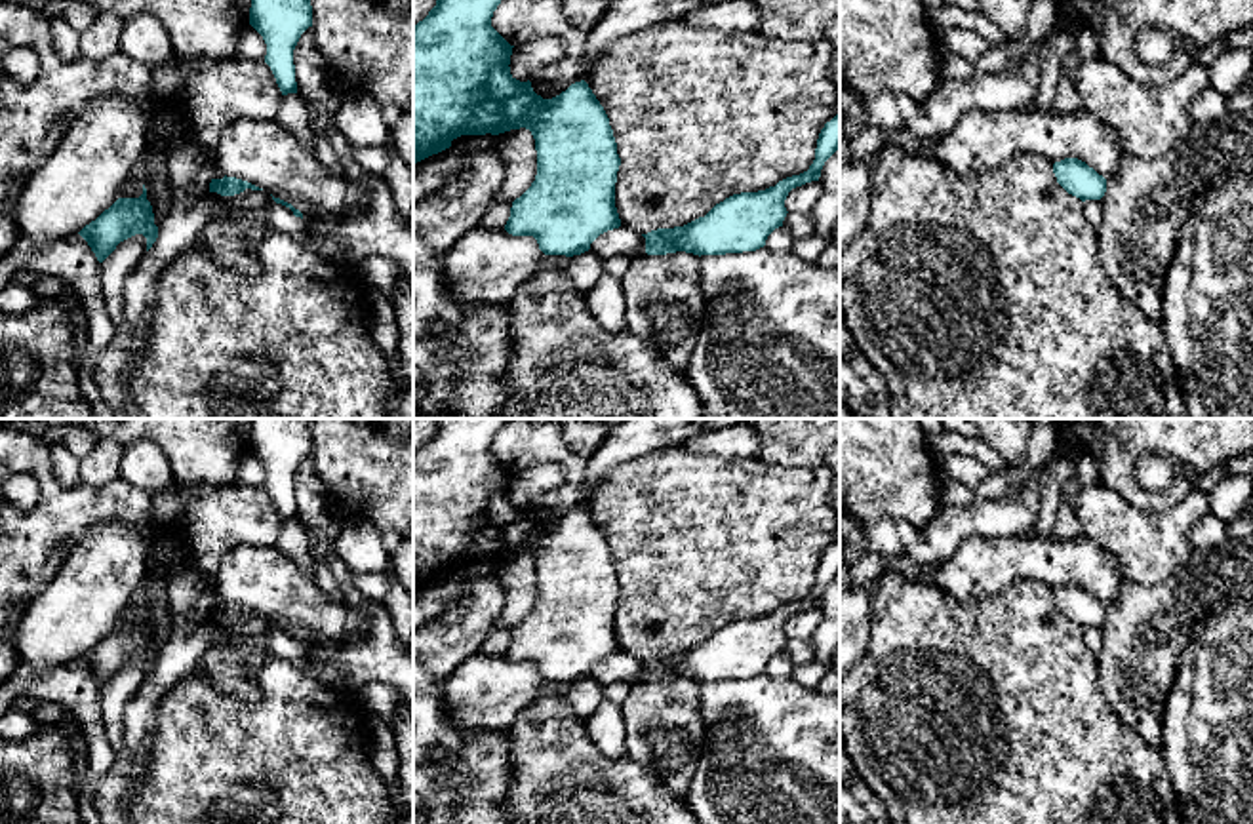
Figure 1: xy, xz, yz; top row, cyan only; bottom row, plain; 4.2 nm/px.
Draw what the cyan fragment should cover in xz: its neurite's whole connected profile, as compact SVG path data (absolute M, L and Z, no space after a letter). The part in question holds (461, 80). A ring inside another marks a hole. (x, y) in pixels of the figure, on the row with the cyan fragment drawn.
M436 0L428 15L413 27L413 164L451 147L461 135L499 135L526 128L535 139L537 175L531 186L512 202L505 230L533 236L545 255L581 255L604 232L619 228L615 183L621 158L609 118L585 80L571 84L552 99L543 99L531 82L510 74L512 48L493 27L501 0Z

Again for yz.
M1064 158L1053 164L1057 183L1072 196L1101 200L1106 192L1106 179L1078 158Z

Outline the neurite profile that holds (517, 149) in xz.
M510 129L495 135L493 150L505 167L505 179L495 194L495 202L514 202L535 181L537 150L529 129Z

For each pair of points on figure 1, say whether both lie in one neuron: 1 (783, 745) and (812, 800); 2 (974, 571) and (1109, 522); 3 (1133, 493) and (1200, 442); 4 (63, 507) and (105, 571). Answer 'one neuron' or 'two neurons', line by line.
1: one neuron
2: two neurons
3: one neuron
4: two neurons

